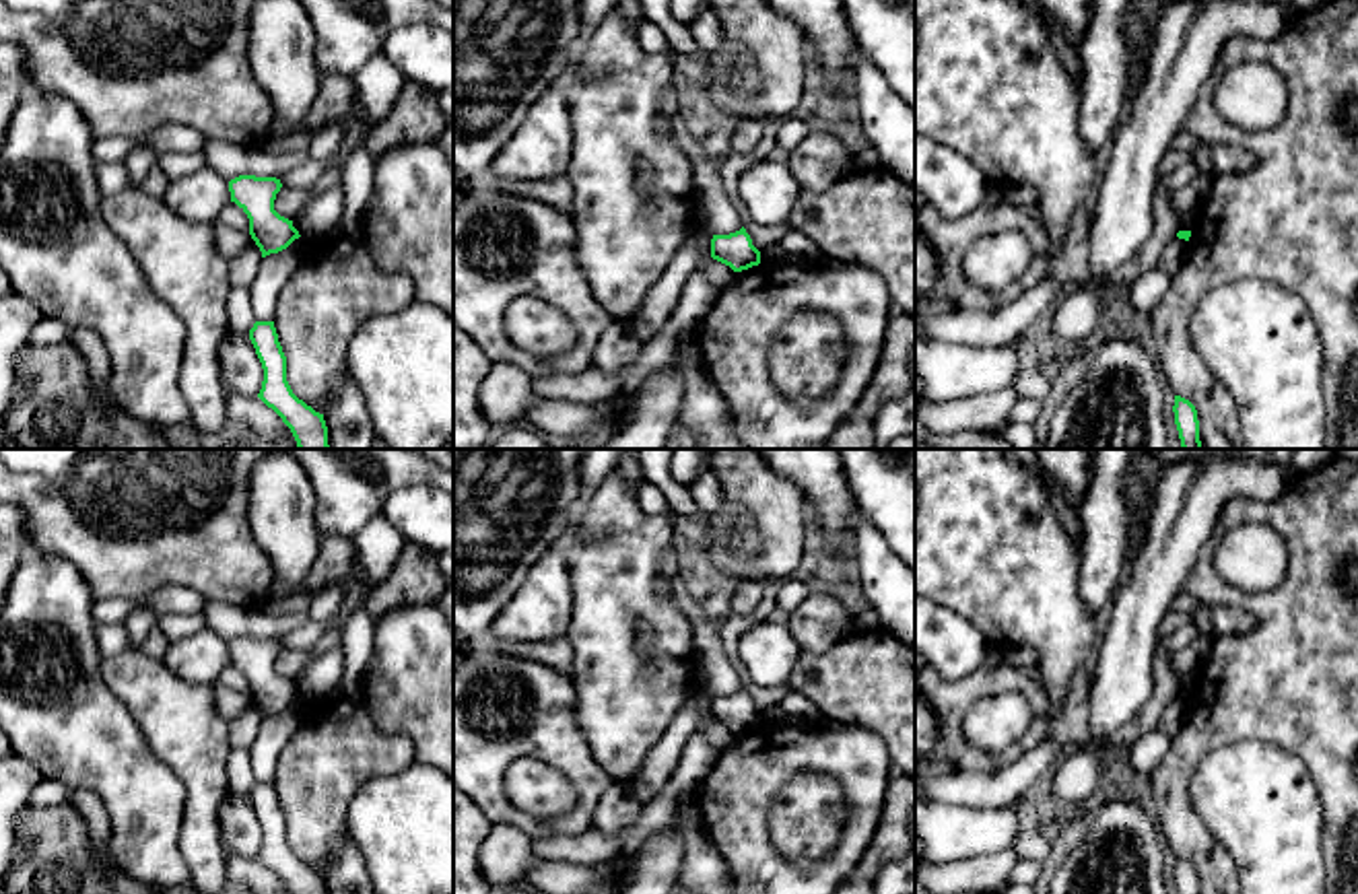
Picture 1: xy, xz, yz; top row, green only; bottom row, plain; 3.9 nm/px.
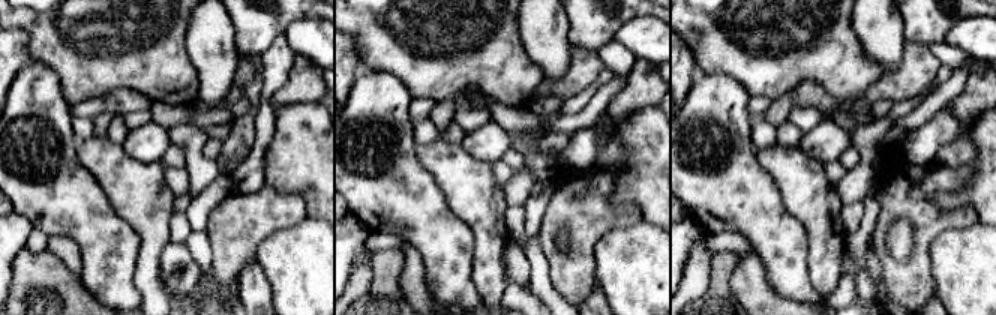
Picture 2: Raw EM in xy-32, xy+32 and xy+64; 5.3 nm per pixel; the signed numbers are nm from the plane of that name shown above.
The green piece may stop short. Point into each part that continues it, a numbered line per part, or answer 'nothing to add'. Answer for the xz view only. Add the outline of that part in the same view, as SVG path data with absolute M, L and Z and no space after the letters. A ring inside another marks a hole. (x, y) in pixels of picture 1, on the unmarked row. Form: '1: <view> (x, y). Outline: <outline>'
nothing to add

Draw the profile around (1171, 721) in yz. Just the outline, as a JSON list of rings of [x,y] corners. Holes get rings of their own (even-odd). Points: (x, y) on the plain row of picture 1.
[[[1177,698],[1162,711],[1156,727],[1173,740],[1181,733],[1185,719],[1187,719],[1187,702]]]

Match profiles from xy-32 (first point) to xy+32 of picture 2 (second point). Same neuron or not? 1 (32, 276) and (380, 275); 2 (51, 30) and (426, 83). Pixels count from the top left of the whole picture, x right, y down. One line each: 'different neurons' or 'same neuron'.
1: same neuron
2: same neuron

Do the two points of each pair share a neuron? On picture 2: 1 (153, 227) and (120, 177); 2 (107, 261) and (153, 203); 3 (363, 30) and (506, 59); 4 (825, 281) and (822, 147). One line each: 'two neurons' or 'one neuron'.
1: one neuron
2: two neurons
3: one neuron
4: two neurons

